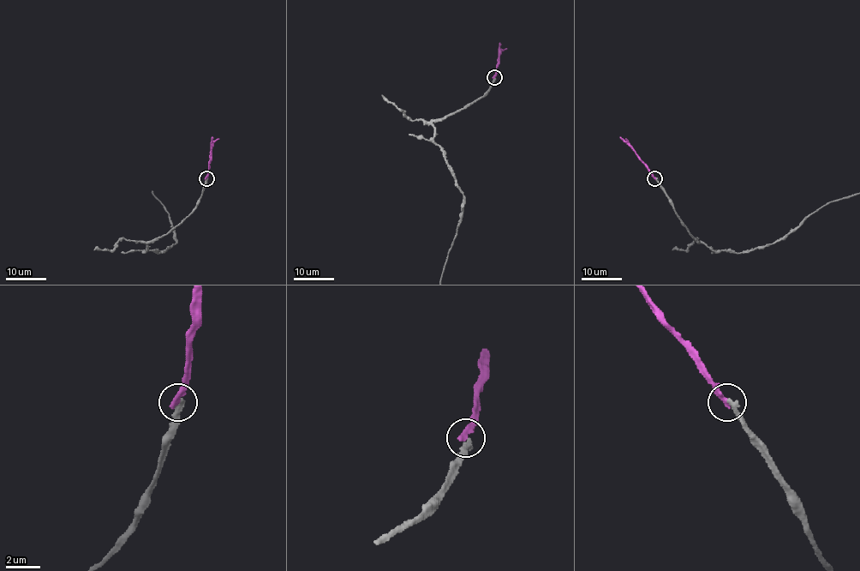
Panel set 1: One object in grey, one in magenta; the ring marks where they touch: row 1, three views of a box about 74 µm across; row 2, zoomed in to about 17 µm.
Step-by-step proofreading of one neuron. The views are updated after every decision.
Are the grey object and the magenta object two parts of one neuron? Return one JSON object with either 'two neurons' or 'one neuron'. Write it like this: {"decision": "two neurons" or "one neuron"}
{"decision": "two neurons"}

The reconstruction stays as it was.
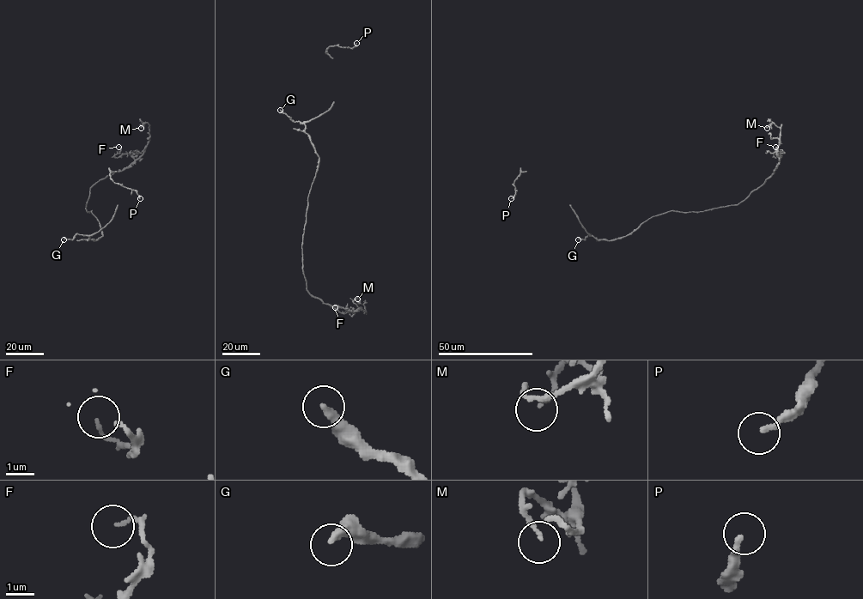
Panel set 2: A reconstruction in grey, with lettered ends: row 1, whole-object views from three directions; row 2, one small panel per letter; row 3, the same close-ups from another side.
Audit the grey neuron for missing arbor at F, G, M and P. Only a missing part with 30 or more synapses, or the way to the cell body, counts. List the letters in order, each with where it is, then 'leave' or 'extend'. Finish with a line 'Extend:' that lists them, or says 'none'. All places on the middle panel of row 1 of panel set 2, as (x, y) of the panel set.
F: at (335, 307); leave
G: at (280, 110); leave
M: at (357, 299); leave
P: at (356, 43); extend
Extend: P

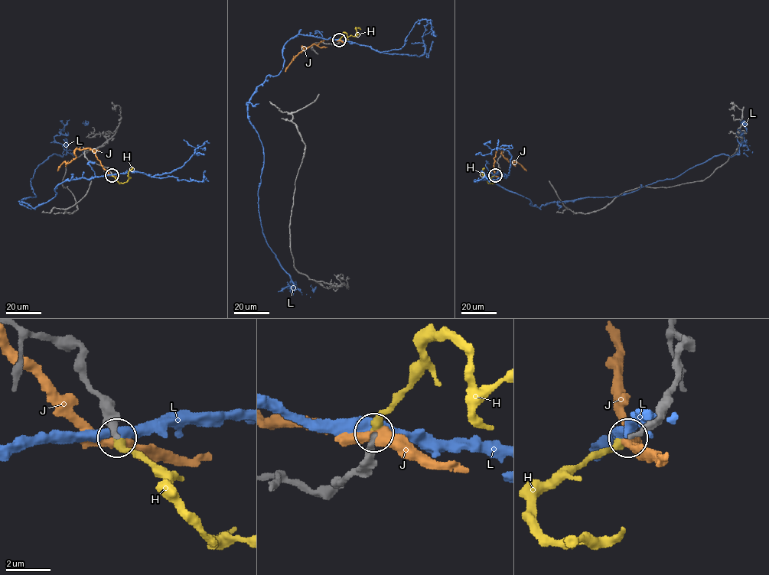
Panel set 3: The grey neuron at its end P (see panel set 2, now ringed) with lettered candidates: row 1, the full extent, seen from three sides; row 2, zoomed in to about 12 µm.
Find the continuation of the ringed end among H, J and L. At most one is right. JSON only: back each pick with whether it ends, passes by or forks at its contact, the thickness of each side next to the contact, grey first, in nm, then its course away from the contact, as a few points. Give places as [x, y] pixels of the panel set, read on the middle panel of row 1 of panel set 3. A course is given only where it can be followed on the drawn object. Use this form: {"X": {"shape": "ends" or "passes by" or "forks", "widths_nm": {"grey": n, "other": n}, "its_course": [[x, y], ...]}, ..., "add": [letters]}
{"H": {"shape": "ends", "widths_nm": {"grey": 260, "other": 360}, "its_course": [[339, 40], [344, 33], [347, 37], [355, 37], [356, 27], [360, 29]]}, "add": ["H"]}

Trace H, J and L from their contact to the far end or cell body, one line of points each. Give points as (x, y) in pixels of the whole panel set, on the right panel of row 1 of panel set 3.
H: (495, 175), (487, 180), (489, 183), (491, 183), (490, 178), (483, 174), (484, 167)
J: (495, 175), (493, 158), (500, 148), (502, 149), (504, 157), (510, 162), (517, 162), (526, 170)
L: (495, 174), (490, 180), (539, 208), (620, 196), (673, 179), (714, 157), (739, 154), (744, 121)

